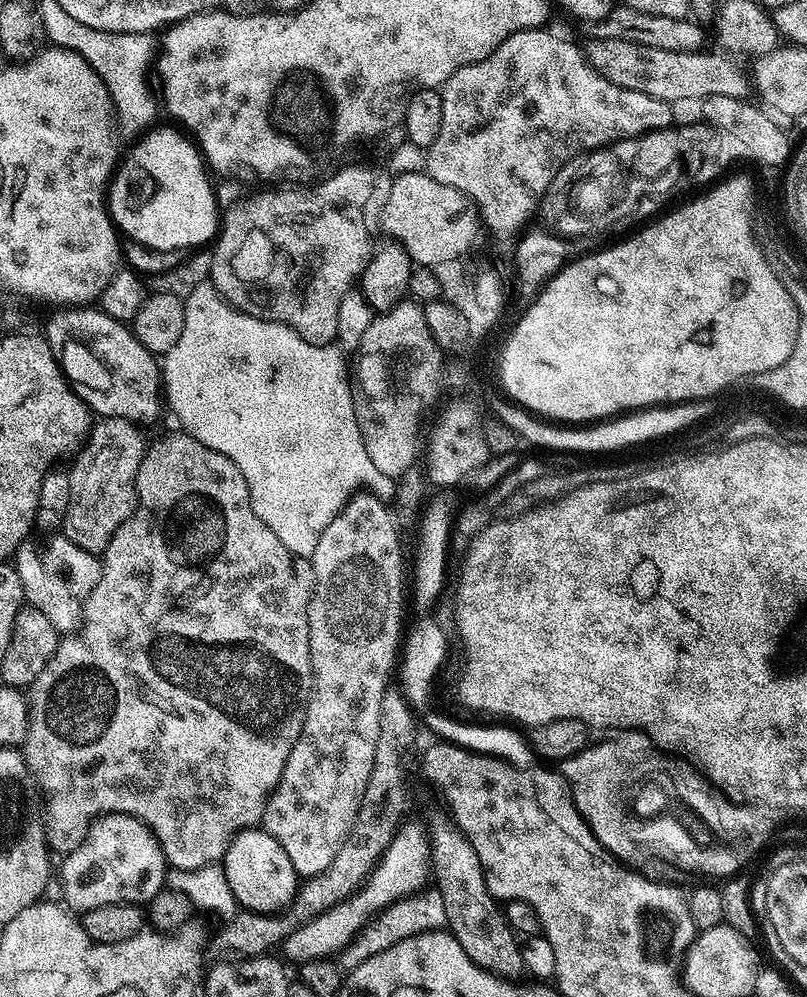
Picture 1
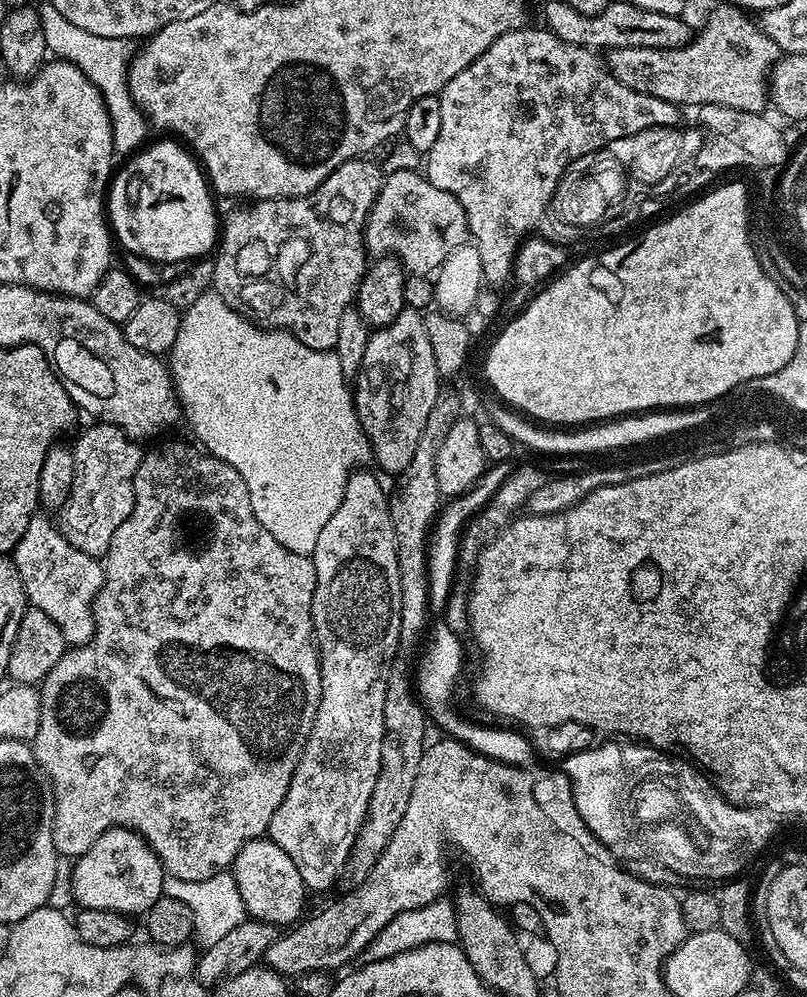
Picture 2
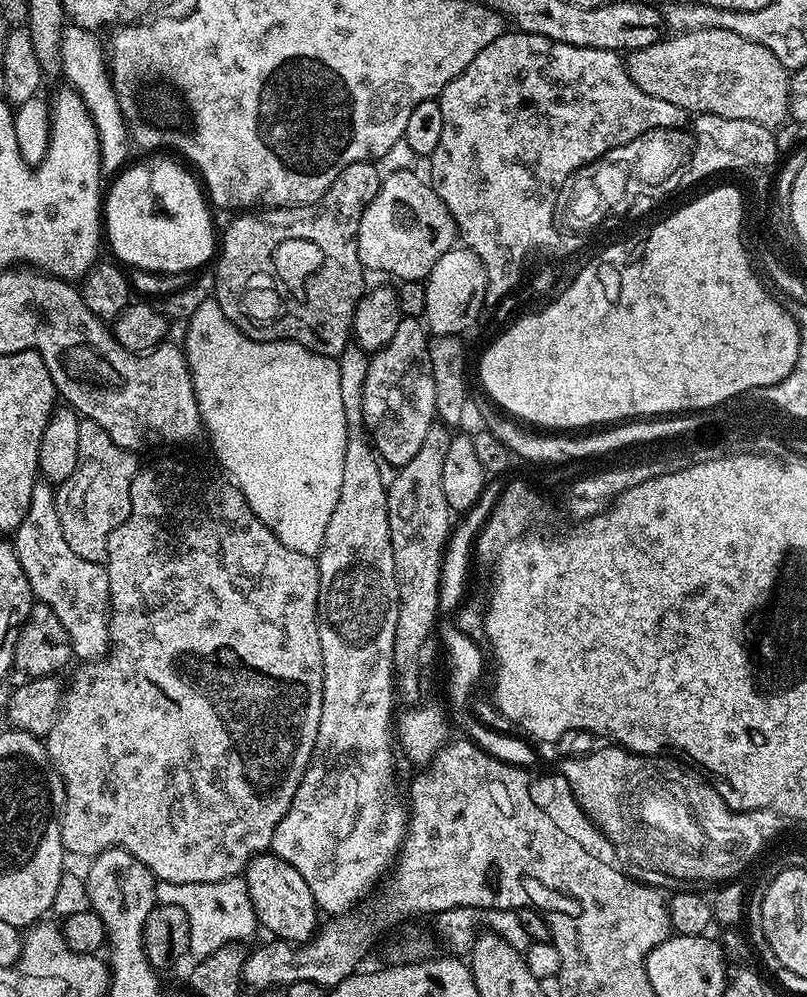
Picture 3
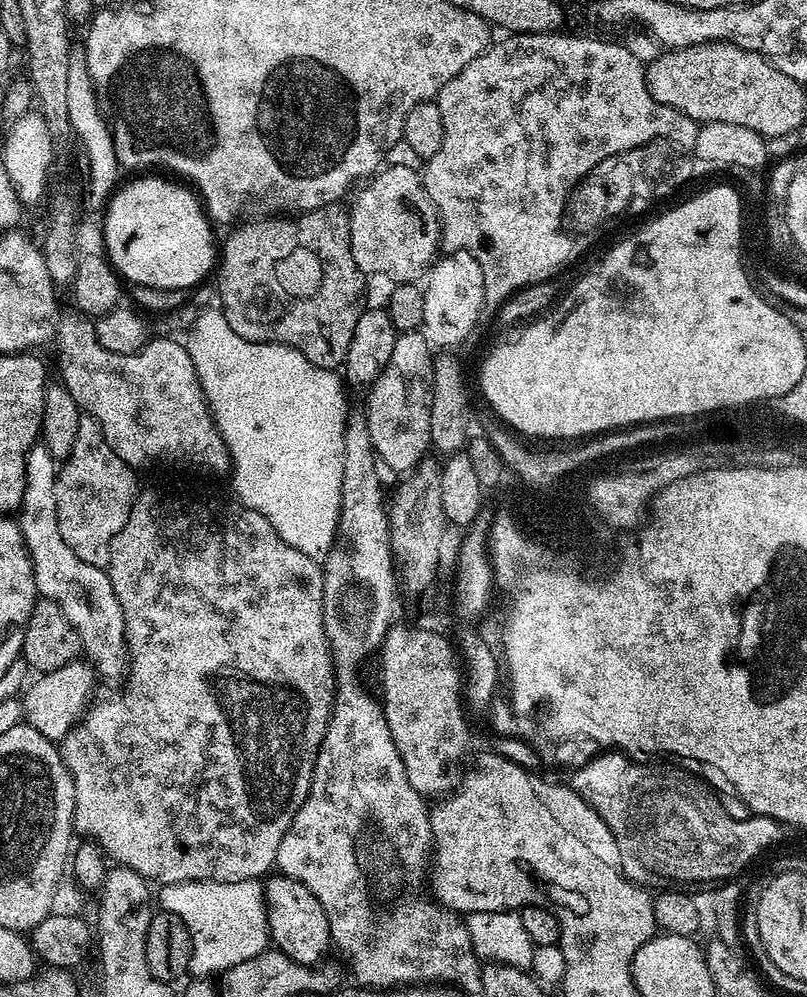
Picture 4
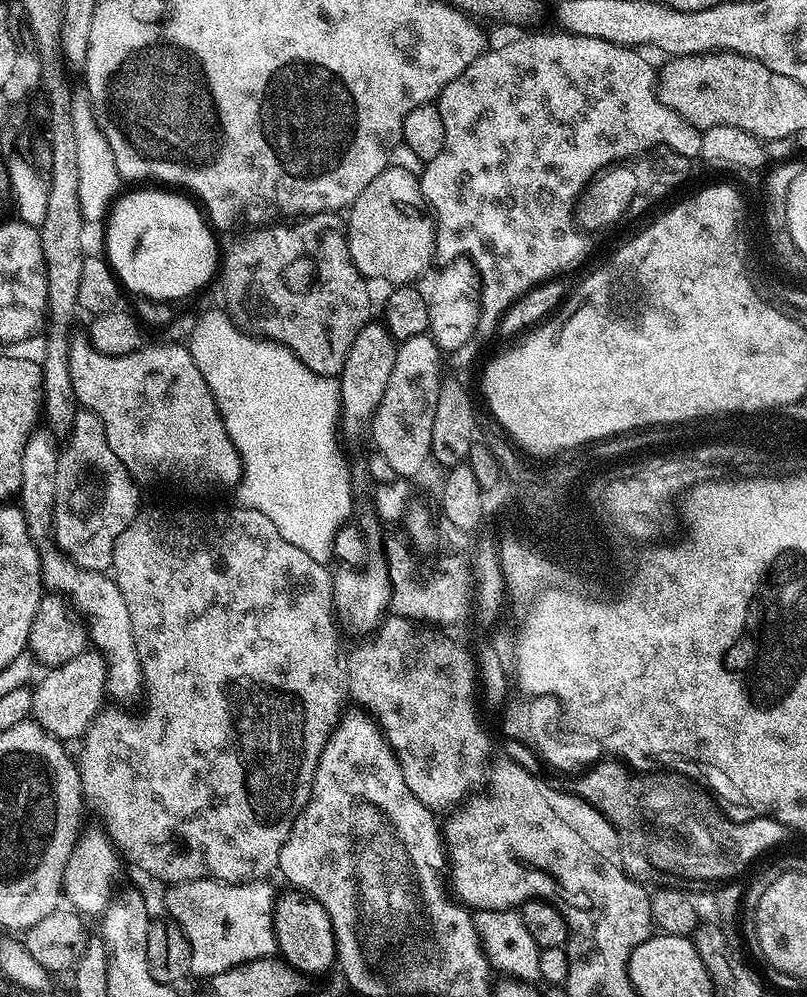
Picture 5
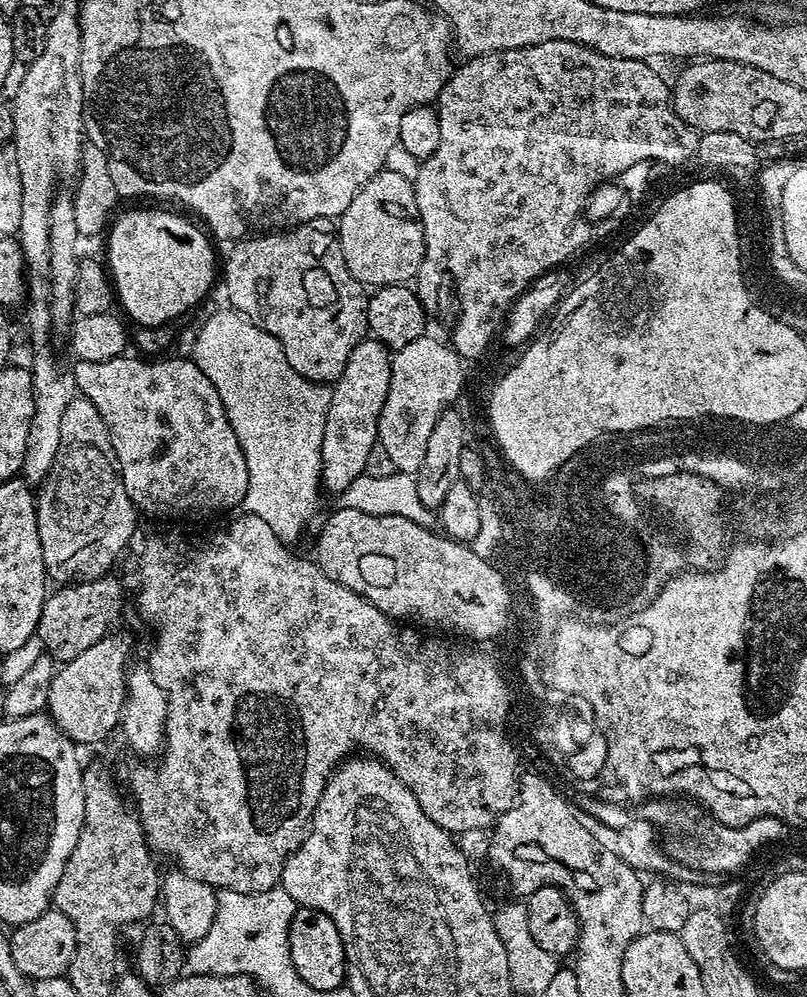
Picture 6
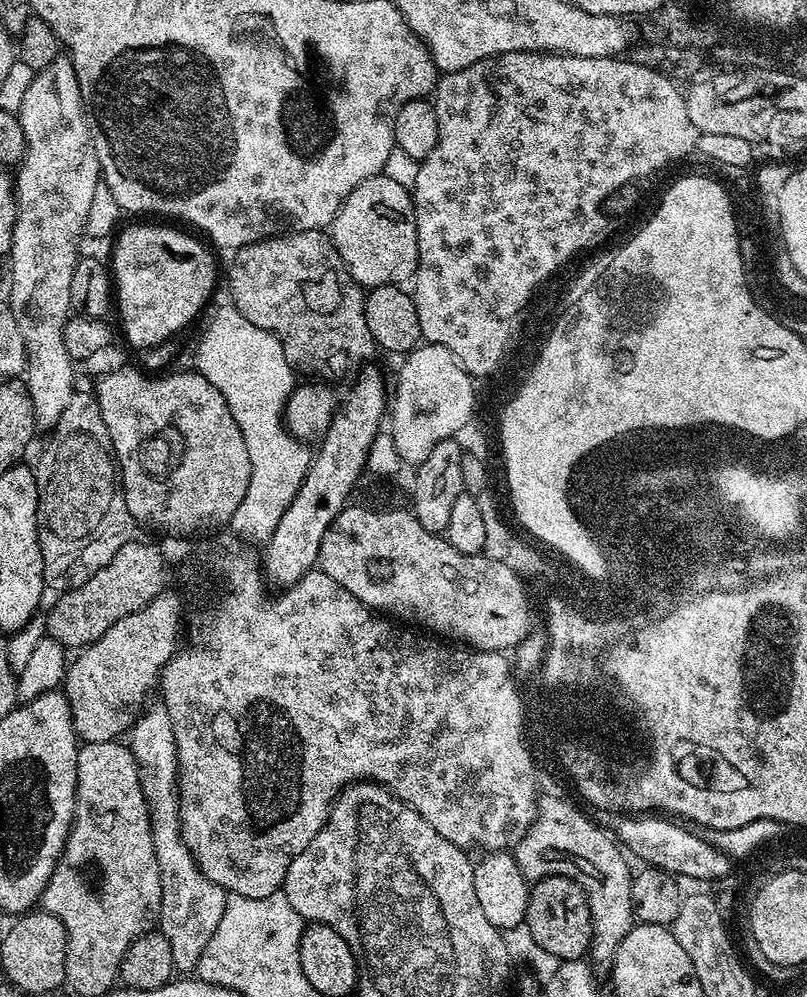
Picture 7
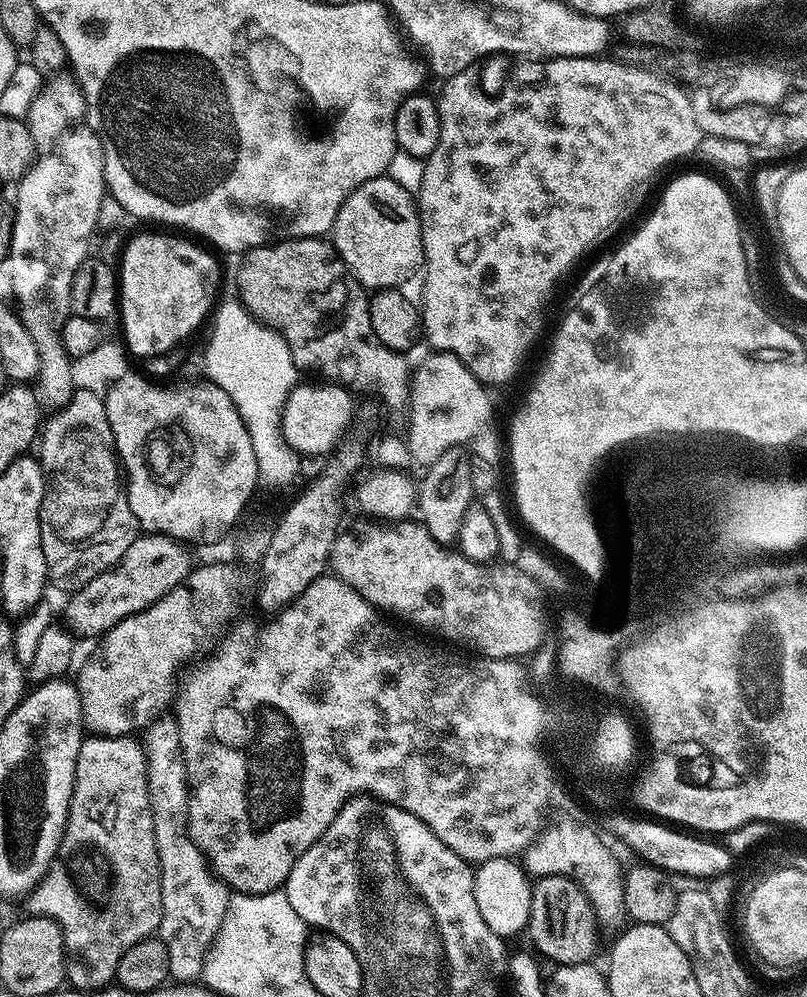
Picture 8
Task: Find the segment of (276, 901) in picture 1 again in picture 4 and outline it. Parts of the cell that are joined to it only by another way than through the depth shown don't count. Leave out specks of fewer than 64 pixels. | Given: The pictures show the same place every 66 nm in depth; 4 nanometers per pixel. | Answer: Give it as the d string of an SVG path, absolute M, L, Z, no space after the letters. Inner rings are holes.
M272 874L263 881L264 901L268 907L268 934L275 951L286 954L299 964L319 965L330 950L332 931L322 910L322 902L294 878ZM324 956L324 957L323 957Z

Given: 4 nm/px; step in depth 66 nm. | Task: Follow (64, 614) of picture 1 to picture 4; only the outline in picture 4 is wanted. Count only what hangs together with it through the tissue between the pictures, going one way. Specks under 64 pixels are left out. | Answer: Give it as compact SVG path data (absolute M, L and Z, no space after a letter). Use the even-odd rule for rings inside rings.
M43 442L35 444L26 454L26 490L18 509L18 523L34 566L36 591L43 599L58 602L62 614L66 614L70 626L74 626L78 634L83 655L91 661L95 671L103 679L105 676L108 680L123 681L128 674L130 657L122 606L107 571L82 562L82 558L66 546L58 530L57 471L58 461Z

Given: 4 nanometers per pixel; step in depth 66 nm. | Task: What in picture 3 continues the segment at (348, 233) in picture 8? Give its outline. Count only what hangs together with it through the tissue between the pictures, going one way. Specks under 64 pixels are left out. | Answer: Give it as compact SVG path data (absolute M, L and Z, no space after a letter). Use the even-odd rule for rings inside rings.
M415 171L389 172L381 179L378 194L358 222L358 258L365 269L397 276L397 281L423 281L434 264L457 243L456 223L431 183Z

